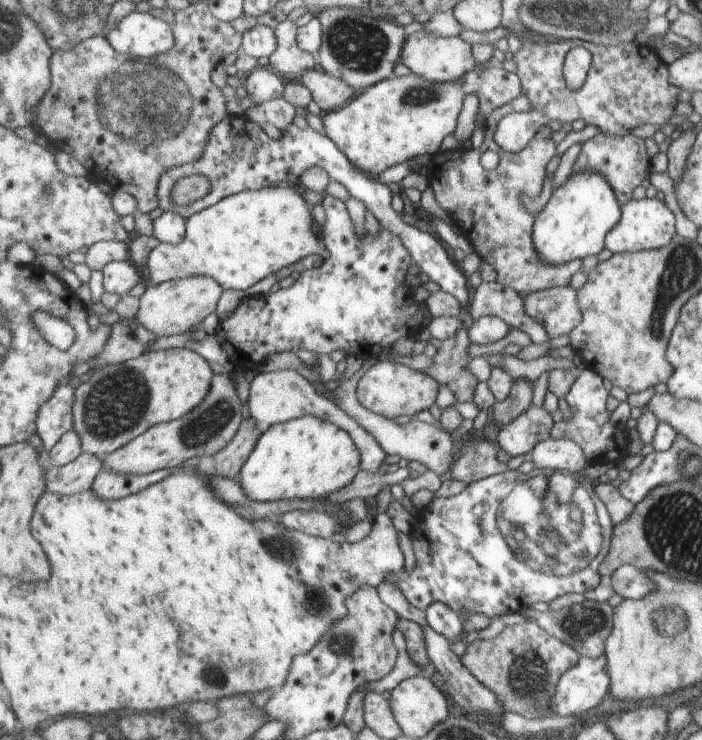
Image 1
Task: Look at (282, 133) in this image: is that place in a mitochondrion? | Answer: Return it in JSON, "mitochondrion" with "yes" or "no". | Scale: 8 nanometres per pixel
{"mitochondrion":"no"}

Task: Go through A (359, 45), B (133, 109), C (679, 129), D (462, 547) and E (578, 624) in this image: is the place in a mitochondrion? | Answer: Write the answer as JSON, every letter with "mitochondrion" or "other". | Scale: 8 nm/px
{"A":"mitochondrion","B":"mitochondrion","C":"other","D":"other","E":"mitochondrion"}

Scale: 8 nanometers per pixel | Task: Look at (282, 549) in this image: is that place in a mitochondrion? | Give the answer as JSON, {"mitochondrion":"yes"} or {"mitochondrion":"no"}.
{"mitochondrion":"yes"}

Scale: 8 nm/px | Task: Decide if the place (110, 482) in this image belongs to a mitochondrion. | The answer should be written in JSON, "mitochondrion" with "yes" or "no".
{"mitochondrion":"no"}

